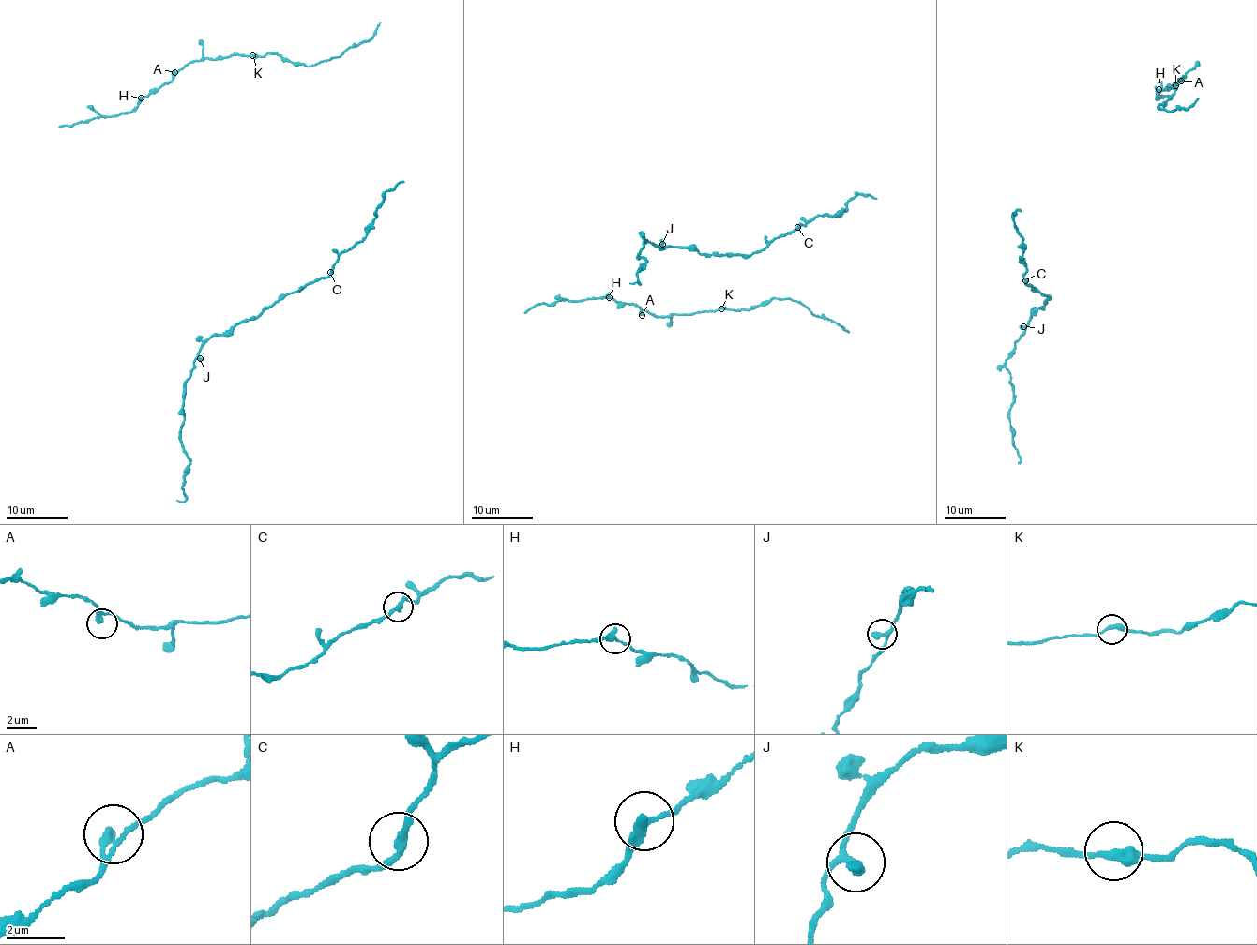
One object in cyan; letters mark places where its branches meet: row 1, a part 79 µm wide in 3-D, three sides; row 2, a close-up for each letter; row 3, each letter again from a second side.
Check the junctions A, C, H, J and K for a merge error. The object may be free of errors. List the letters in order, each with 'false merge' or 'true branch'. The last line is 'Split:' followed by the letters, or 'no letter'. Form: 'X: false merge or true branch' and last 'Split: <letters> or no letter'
A: true branch
C: true branch
H: true branch
J: true branch
K: true branch
Split: no letter

